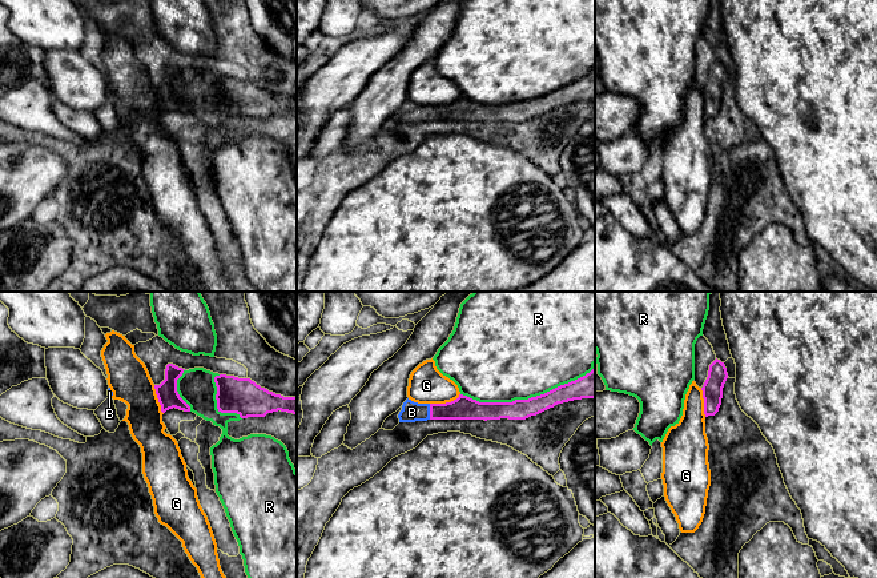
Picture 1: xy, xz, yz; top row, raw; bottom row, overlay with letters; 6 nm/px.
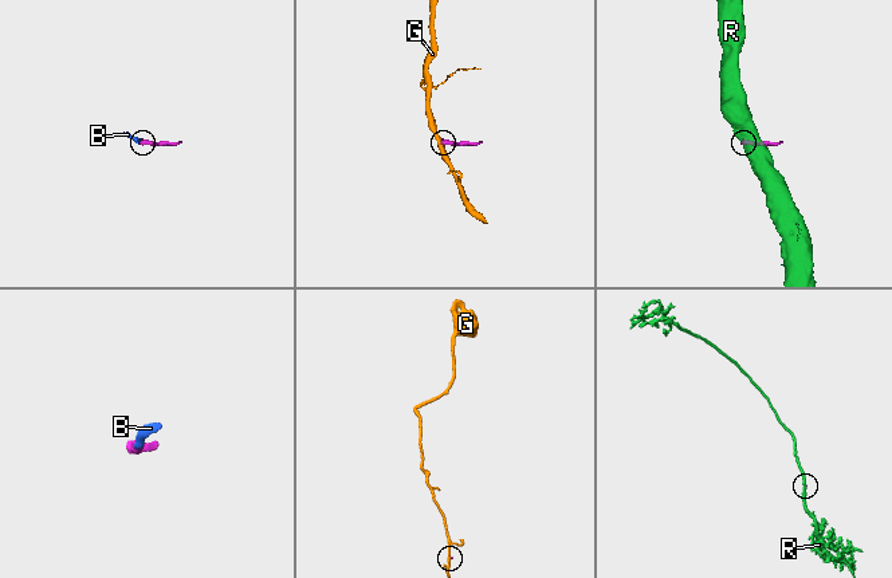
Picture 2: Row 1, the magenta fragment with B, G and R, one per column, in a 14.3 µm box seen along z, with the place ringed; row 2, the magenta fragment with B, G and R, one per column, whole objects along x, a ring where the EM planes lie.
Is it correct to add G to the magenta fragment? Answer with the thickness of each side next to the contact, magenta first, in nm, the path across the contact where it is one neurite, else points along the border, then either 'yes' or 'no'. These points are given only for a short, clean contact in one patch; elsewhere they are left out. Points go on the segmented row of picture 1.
calibres 140 and 220 nm; border xz (459, 393), (450, 401), (430, 404); no

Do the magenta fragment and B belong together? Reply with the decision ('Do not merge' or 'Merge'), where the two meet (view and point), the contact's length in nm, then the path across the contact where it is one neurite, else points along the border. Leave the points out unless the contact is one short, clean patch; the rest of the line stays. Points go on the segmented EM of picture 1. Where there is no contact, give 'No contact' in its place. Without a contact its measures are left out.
Merge. Touches magenta at xz (430, 412). Shared border 100 nm. Path across: xz (463, 408), (430, 412), (411, 412)

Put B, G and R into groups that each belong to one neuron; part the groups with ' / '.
B / G R

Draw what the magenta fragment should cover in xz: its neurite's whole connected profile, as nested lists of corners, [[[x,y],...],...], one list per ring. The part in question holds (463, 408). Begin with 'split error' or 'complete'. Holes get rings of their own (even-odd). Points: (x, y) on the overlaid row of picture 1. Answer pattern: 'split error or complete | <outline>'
split error | [[[595,368],[586,376],[544,394],[512,402],[479,402],[463,394],[446,404],[418,404],[407,398],[398,418],[399,422],[427,420],[526,420],[558,404],[582,398],[595,398]]]

